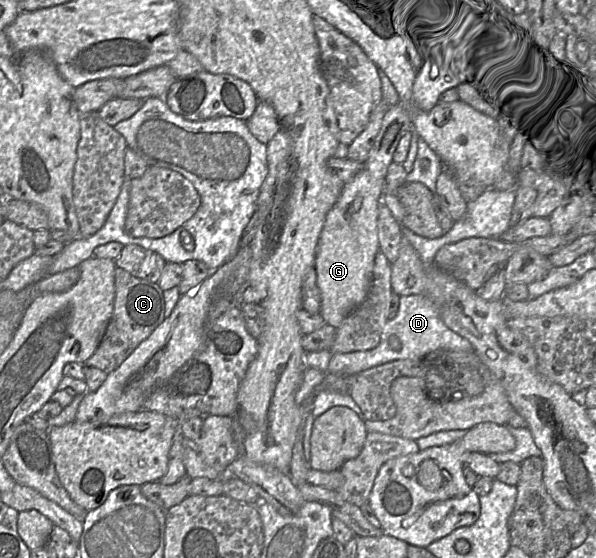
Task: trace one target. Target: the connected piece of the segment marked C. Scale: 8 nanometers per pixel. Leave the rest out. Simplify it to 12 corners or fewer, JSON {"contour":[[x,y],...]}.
{"contour":[[116,267],[112,316],[83,365],[109,374],[165,318],[158,283]]}

